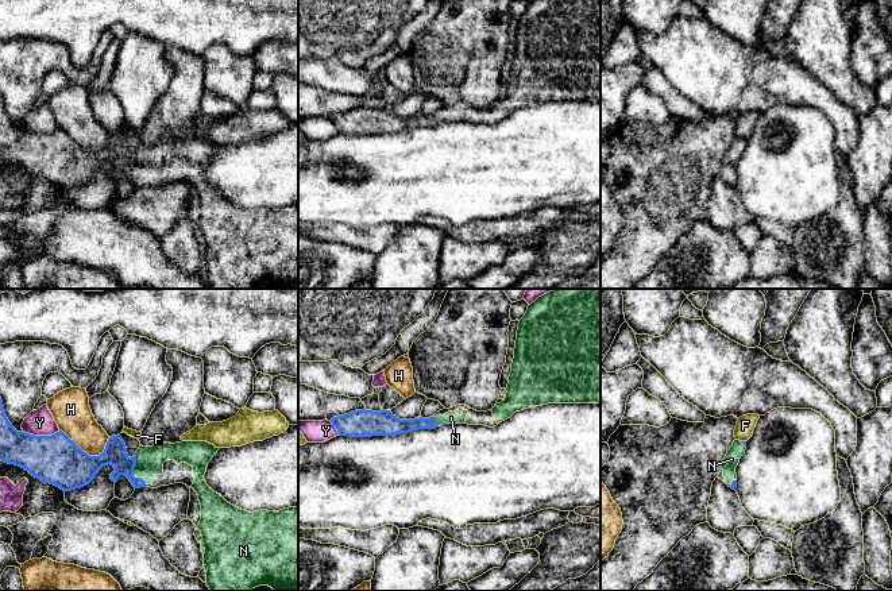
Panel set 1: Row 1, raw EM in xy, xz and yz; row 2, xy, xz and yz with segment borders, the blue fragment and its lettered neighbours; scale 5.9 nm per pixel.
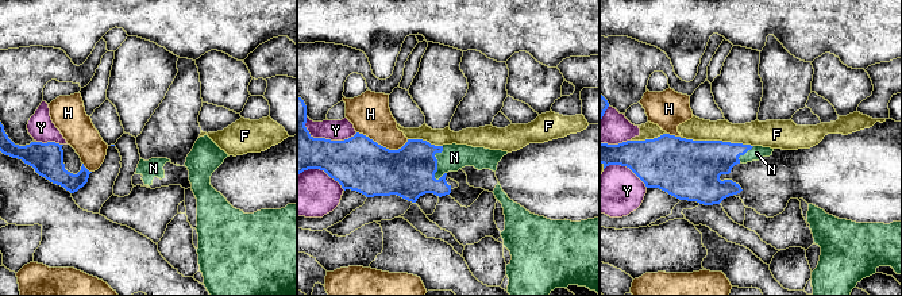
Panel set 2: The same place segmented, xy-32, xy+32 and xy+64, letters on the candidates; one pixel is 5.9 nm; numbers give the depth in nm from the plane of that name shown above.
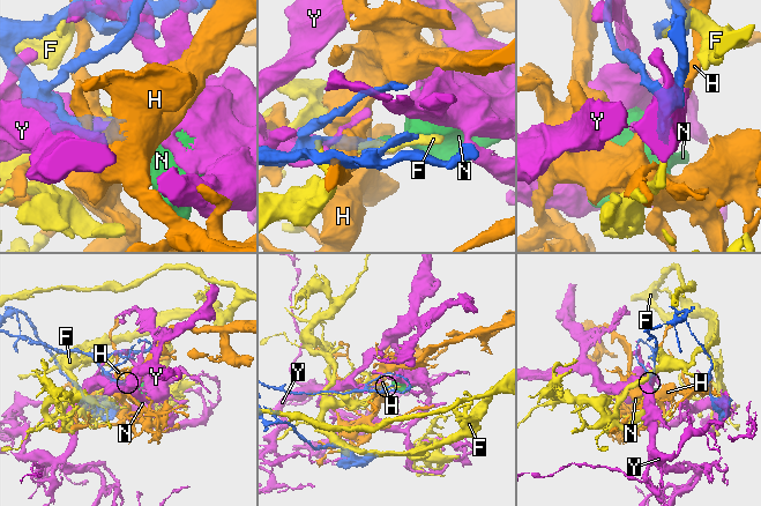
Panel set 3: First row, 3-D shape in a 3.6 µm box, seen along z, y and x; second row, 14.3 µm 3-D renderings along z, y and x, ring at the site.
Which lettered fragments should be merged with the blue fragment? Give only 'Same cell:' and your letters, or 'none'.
Same cell: N

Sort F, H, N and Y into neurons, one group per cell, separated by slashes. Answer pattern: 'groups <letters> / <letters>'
groups F / H / N / Y

